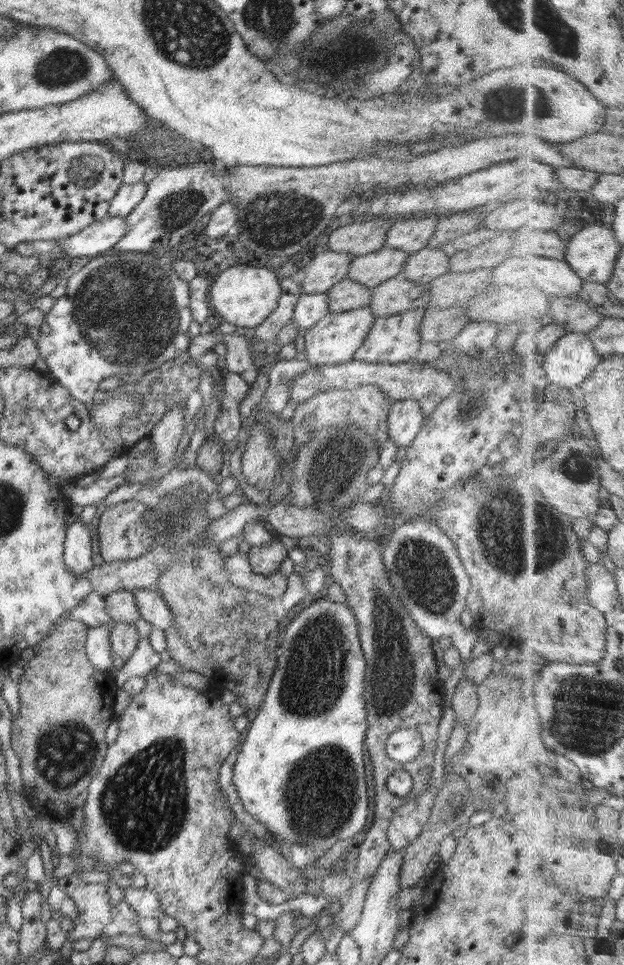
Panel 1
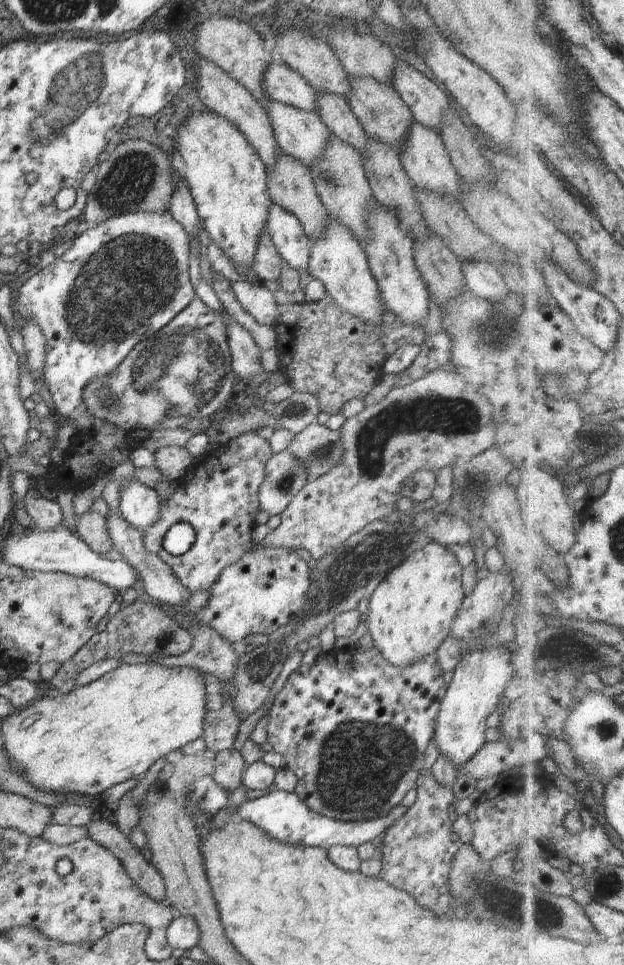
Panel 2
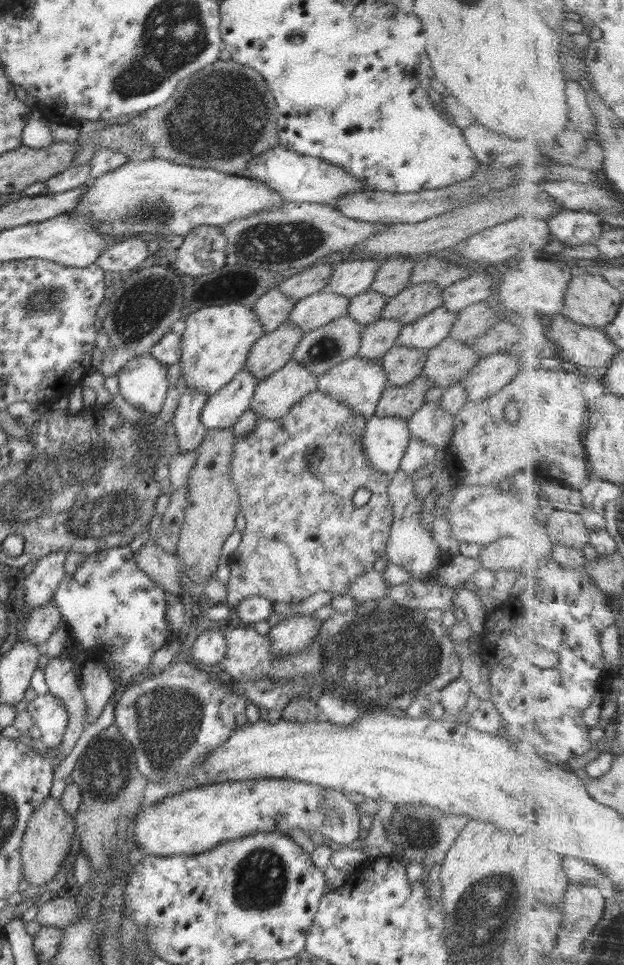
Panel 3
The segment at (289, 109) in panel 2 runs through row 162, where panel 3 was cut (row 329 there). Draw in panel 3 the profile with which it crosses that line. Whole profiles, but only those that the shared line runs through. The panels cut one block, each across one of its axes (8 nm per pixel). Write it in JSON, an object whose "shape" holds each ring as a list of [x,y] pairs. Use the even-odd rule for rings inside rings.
{"shape":[[[325,289],[296,301],[288,321],[307,333],[346,316],[348,305],[345,296]]]}

